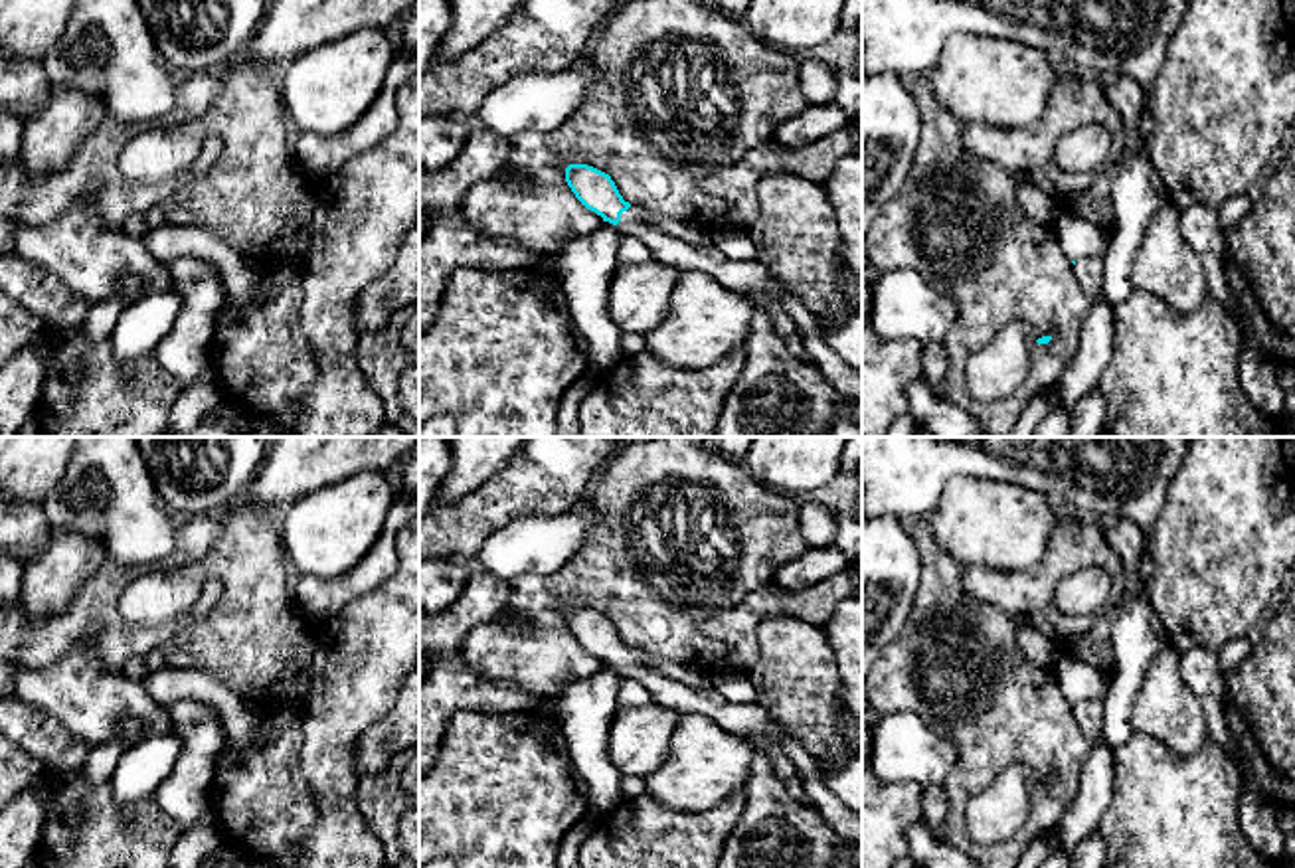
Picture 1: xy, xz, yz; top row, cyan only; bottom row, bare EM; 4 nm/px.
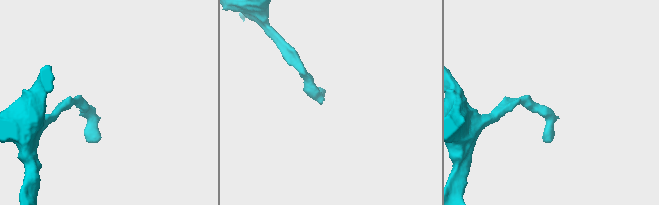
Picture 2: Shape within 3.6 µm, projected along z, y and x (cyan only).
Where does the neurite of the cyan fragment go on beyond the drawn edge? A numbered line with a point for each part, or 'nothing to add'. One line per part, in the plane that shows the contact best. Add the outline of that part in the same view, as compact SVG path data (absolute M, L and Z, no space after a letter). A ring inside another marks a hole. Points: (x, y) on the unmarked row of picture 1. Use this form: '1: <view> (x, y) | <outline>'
1: xz (748, 720) | M631 651L621 656L617 672L623 678L639 680L652 694L656 704L680 716L702 714L734 736L759 738L763 734L785 734L779 722L771 720L755 702L734 704L714 686L704 690L684 686L641 664Z

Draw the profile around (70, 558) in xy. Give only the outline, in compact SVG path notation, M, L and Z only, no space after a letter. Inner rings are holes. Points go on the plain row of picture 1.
M51 530L45 550L24 565L20 605L28 621L55 617L99 565L107 562L105 546L75 530Z

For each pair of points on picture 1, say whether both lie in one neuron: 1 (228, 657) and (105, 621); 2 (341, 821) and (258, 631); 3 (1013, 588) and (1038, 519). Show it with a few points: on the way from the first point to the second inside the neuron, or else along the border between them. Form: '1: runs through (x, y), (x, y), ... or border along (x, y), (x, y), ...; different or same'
1: border along (188, 617), (165, 643), (143, 659); different
2: border along (313, 679), (309, 702), (301, 710); different
3: border along (1052, 538), (1044, 556), (1031, 568), (973, 568); different

